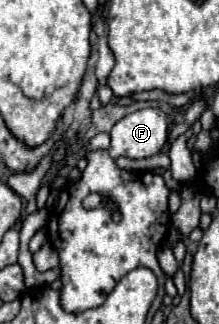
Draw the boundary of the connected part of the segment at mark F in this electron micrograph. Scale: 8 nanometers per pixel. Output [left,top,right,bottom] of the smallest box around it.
[109,108,169,158]

